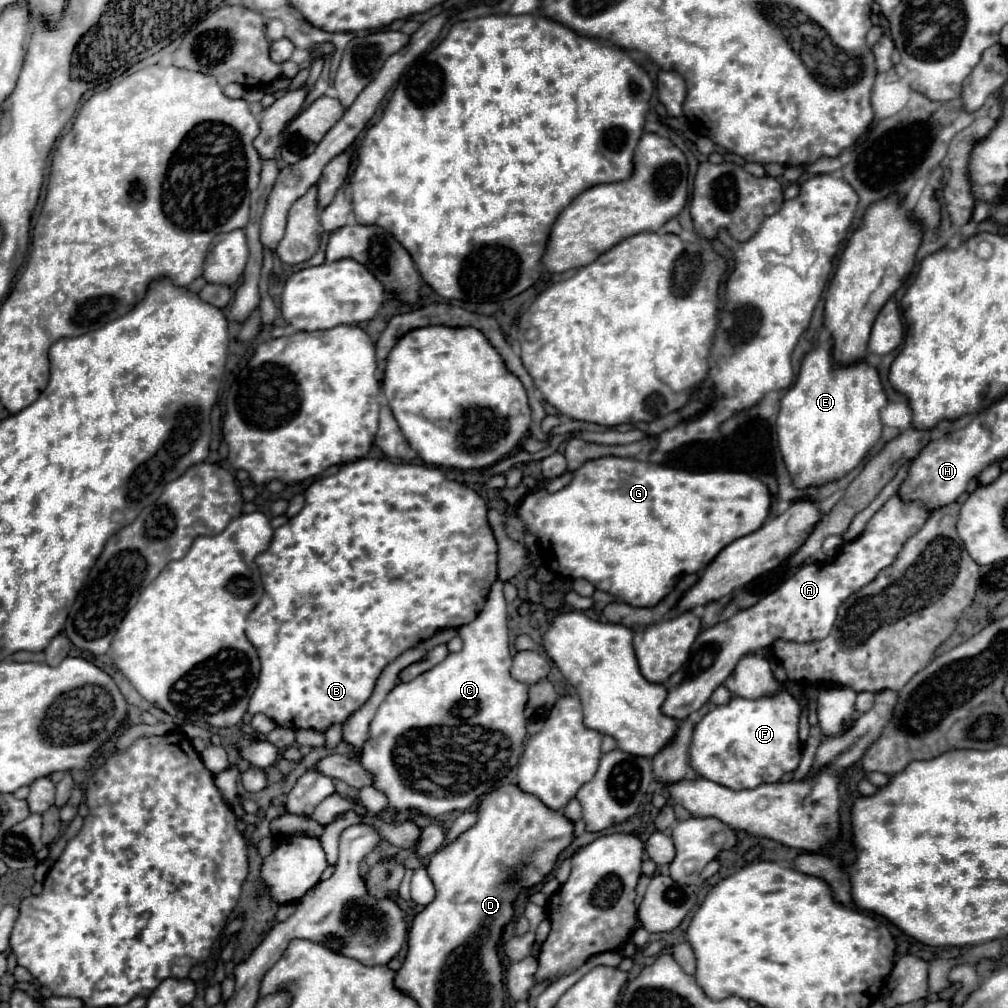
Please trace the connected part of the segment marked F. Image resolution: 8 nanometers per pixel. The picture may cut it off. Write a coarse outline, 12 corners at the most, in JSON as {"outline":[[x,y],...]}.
{"outline":[[790,693],[732,697],[694,727],[690,765],[728,789],[796,771]]}

